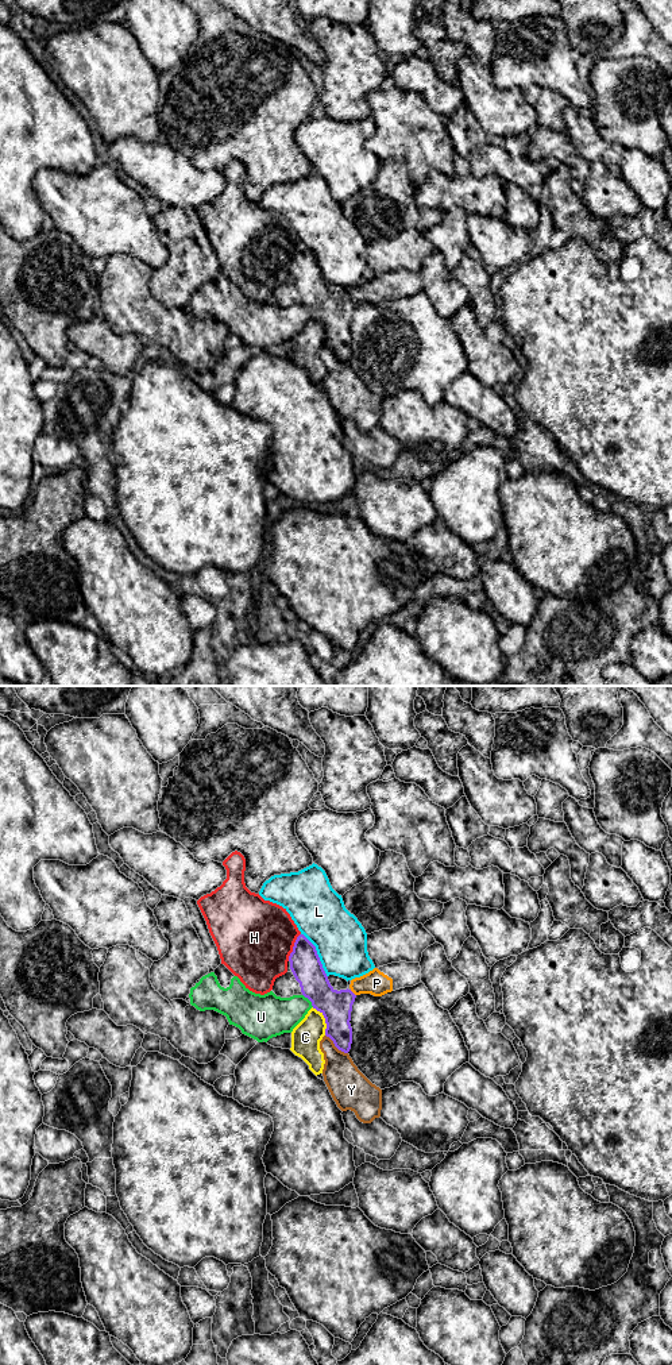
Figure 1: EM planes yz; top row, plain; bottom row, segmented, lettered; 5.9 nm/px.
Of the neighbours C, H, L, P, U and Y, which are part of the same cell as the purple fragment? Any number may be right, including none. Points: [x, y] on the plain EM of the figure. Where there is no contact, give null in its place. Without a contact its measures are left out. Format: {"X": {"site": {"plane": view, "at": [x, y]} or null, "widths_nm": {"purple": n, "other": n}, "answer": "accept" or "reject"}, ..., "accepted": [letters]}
{"C": {"site": {"plane": "yz", "at": [325, 328]}, "widths_nm": {"purple": 190, "other": 180}, "answer": "reject"}, "H": {"site": {"plane": "yz", "at": [293, 255]}, "widths_nm": {"purple": 180, "other": 460}, "answer": "reject"}, "L": {"site": {"plane": "yz", "at": [317, 263]}, "widths_nm": {"purple": 180, "other": 320}, "answer": "reject"}, "P": {"site": {"plane": "yz", "at": [352, 301]}, "widths_nm": {"purple": 190, "other": 150}, "answer": "reject"}, "U": {"site": {"plane": "yz", "at": [309, 308]}, "widths_nm": {"purple": 190, "other": 240}, "answer": "reject"}, "Y": {"site": {"plane": "yz", "at": [336, 355]}, "widths_nm": {"purple": 190, "other": 220}, "answer": "reject"}, "accepted": []}

